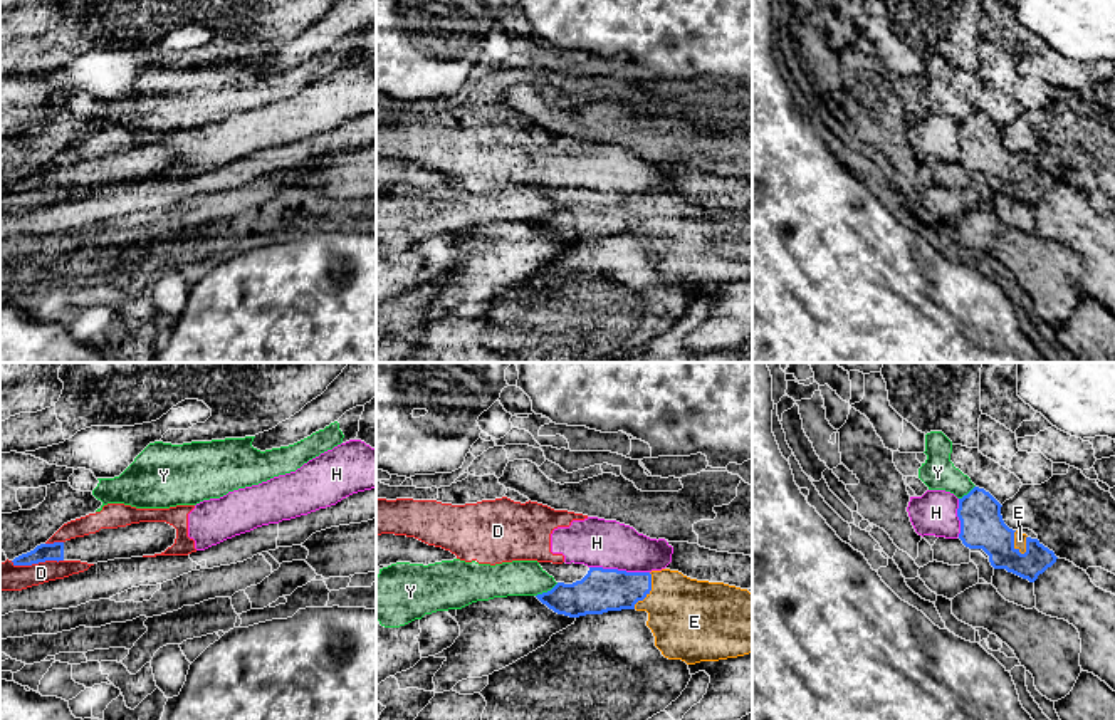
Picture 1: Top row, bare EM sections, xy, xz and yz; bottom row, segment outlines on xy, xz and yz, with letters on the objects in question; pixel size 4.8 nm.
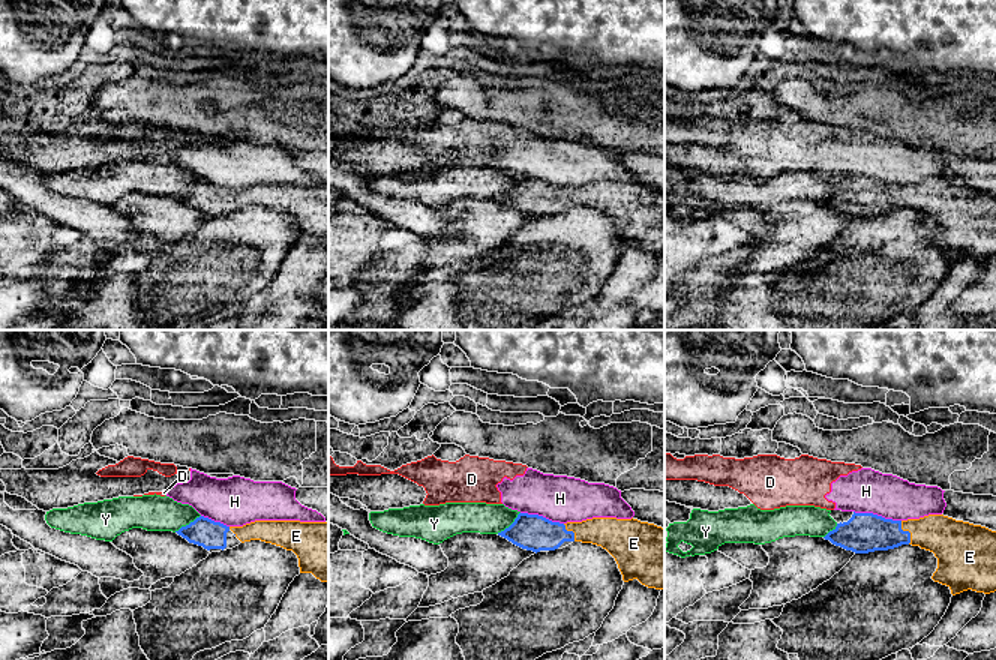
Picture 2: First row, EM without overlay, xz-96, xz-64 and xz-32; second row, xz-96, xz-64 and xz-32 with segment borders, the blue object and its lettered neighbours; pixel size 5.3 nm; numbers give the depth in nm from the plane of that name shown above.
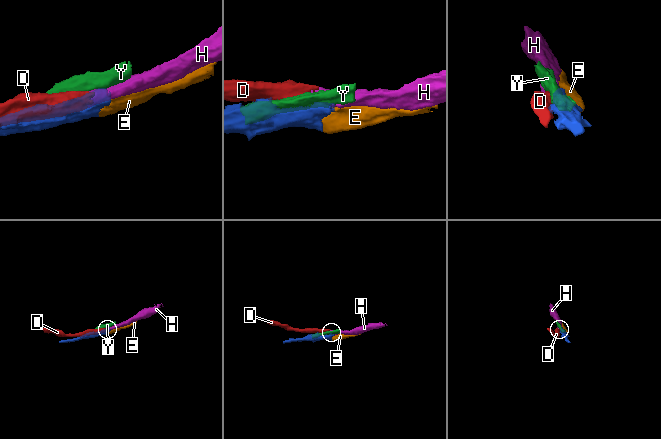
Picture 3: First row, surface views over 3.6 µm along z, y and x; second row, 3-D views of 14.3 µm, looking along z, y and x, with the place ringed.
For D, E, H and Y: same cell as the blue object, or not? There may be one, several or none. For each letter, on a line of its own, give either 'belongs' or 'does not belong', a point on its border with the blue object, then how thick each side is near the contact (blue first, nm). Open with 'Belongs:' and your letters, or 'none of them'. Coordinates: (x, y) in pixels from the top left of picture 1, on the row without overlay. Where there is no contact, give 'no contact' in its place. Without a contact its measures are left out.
Belongs: E
D: does not belong | xy (36, 187) | 90/140 nm
E: belongs | yz (1013, 166) | 200/60 nm
H: does not belong | xz (620, 195) | 200/240 nm
Y: does not belong | xz (548, 215) | 200/180 nm

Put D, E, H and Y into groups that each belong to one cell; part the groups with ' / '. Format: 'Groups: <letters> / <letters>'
Groups: D H / E / Y

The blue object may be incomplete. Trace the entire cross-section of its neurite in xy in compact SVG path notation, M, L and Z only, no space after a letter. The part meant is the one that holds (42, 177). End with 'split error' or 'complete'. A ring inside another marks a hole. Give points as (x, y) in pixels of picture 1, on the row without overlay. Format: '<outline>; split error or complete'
M139 146L65 166L40 168L15 181L13 190L32 190L45 185L81 185L87 188L131 183L165 176L175 168L176 153L166 146Z; split error

